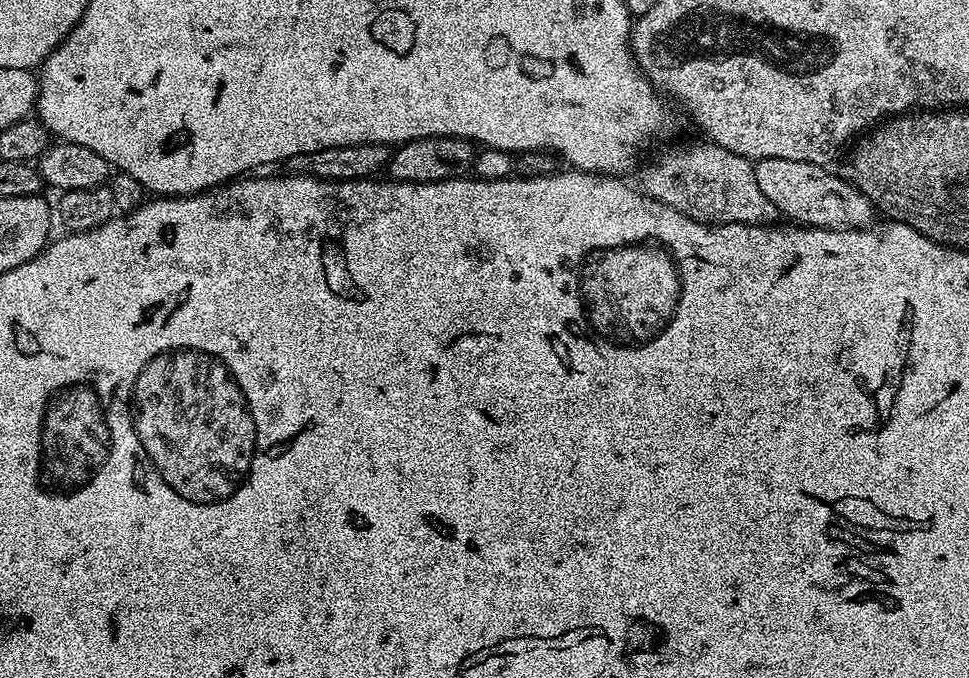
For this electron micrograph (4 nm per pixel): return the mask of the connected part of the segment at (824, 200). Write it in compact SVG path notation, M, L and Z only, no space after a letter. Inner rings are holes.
M766 158L755 161L758 190L774 202L781 217L810 228L850 230L866 228L873 223L874 209L866 194L862 194L843 175L835 176L823 164L794 162L790 158Z

